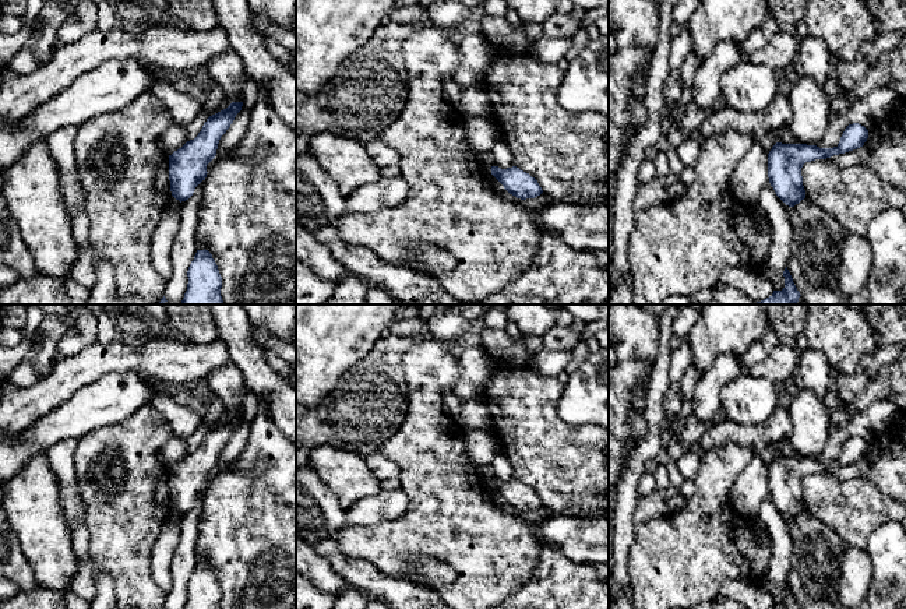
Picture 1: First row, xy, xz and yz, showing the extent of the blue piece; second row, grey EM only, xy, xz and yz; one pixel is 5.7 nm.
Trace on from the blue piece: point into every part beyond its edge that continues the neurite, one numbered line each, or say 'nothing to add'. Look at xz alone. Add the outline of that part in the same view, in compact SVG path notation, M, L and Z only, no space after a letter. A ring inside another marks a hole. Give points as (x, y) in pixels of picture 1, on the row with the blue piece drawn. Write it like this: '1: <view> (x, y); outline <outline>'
nothing to add

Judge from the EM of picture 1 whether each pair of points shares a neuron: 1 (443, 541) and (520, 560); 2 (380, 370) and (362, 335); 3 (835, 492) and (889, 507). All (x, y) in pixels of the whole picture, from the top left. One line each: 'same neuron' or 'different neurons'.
1: same neuron
2: different neurons
3: same neuron

